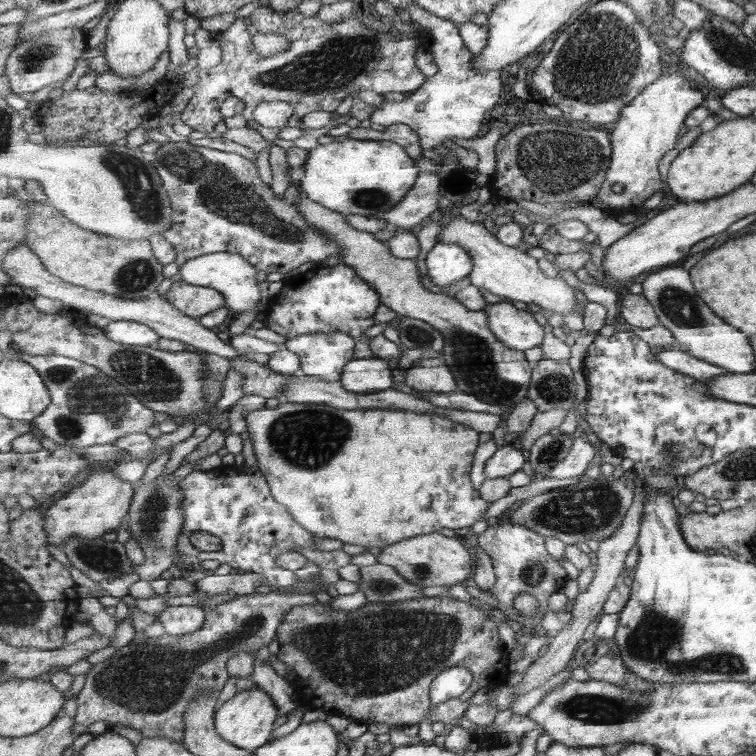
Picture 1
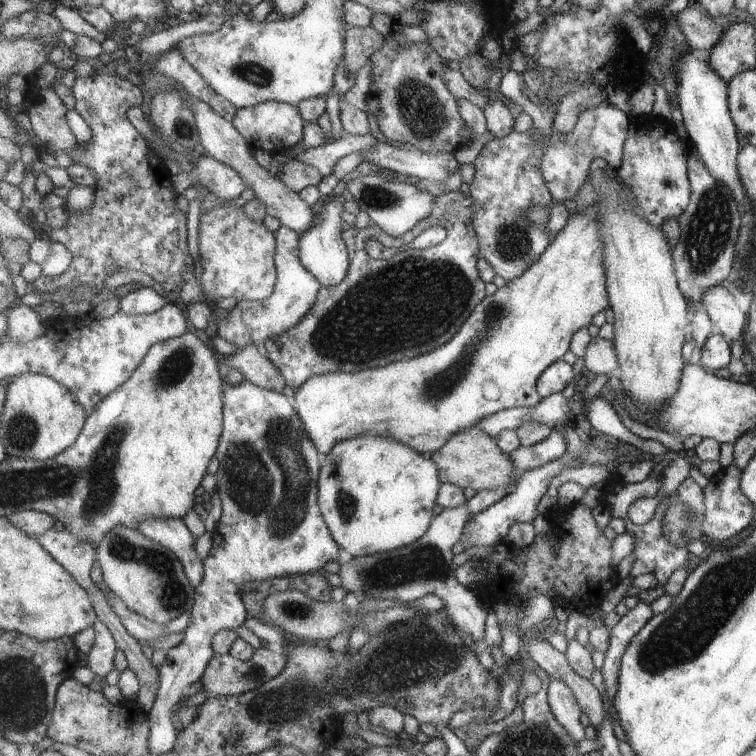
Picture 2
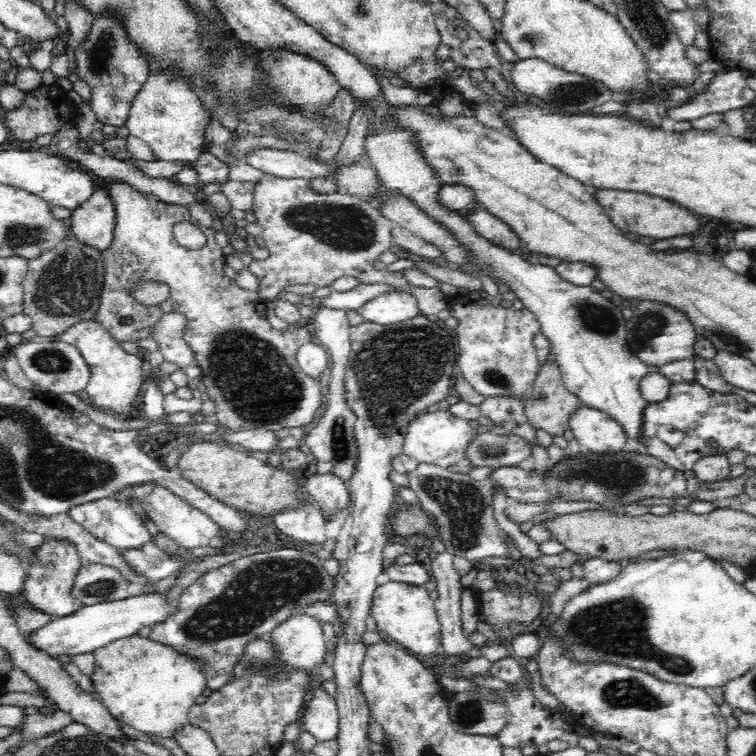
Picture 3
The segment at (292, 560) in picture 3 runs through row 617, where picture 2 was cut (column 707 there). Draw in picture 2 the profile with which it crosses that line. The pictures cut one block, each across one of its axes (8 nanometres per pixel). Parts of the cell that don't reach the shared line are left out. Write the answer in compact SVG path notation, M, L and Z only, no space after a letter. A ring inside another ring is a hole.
M689 156L688 168L692 199L689 203L689 208L685 210L685 214L678 220L679 226L681 226L681 236L674 250L674 261L675 274L678 276L679 286L686 294L686 297L696 304L696 311L699 311L705 292L713 286L723 285L723 282L731 276L731 270L733 270L733 264L735 264L735 256L737 256L737 240L739 240L742 226L742 216L741 207L737 204L733 192L729 190L729 186L719 182L719 180L715 180L715 176L711 174L711 170L703 162L703 158L700 158L700 156L697 156L697 158Z

